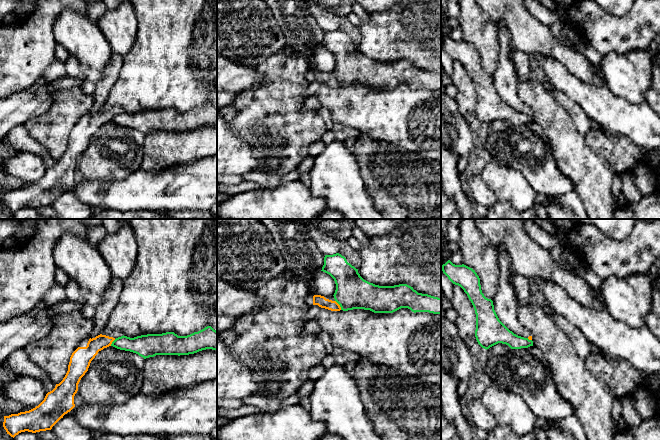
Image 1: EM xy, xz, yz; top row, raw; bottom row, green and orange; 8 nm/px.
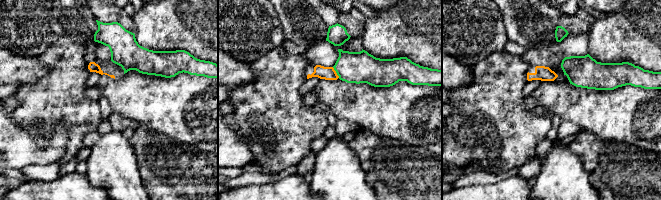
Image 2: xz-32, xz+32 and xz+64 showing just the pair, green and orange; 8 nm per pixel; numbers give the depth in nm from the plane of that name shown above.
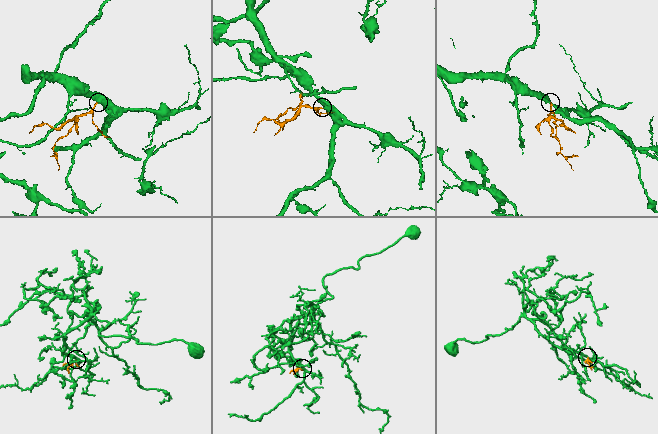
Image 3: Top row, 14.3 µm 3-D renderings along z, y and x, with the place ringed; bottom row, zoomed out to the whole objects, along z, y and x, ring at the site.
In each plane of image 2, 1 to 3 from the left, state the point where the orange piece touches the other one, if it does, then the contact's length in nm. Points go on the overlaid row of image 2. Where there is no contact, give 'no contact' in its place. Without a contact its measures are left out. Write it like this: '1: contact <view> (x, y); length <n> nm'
1: no contact
2: contact xz+32 (336, 72); length 110 nm
3: no contact

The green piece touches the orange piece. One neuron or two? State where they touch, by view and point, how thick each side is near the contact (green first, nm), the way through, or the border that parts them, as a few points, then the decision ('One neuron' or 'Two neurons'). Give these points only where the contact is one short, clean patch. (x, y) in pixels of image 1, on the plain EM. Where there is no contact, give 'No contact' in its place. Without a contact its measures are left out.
Touches green at xz (339, 80). Thickness 280 nm (green) against 90 nm. Boundary: xz (335, 76), (341, 85). Two neurons

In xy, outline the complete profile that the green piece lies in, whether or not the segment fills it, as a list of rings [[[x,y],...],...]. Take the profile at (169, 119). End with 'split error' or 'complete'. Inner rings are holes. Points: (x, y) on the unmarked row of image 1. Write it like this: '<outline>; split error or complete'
[[[207,102],[187,112],[178,112],[174,108],[134,114],[123,111],[116,114],[111,122],[136,129],[144,135],[156,131],[189,131],[206,125],[217,127],[217,107]]]; complete

